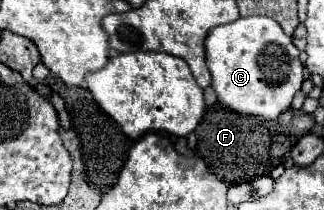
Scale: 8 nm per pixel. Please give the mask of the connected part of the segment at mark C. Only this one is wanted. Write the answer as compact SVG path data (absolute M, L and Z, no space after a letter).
M240 17L228 25L214 27L206 35L204 47L218 103L236 113L278 119L302 87L304 65L298 59L300 51L294 47L292 37L270 17Z

